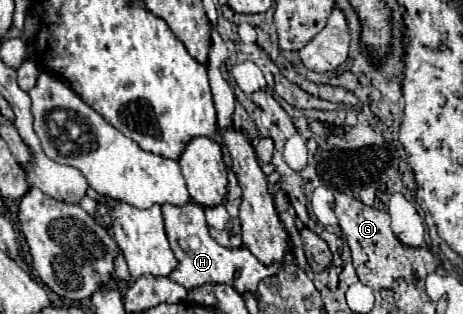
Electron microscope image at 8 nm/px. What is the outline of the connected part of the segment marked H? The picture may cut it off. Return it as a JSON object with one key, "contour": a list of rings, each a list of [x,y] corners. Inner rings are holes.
{"contour":[[[189,201],[187,205],[163,205],[163,219],[165,219],[165,231],[167,231],[171,251],[179,261],[175,273],[169,273],[169,279],[183,285],[185,289],[193,289],[203,283],[227,283],[239,293],[251,291],[257,295],[255,289],[259,281],[267,275],[275,275],[281,269],[281,265],[263,265],[247,247],[241,249],[221,247],[215,239],[211,239],[205,223],[203,207],[195,205],[195,201]],[[235,269],[241,269],[237,281],[233,277]]]}

